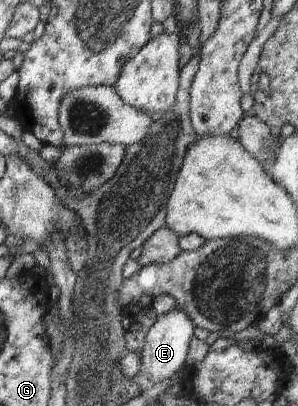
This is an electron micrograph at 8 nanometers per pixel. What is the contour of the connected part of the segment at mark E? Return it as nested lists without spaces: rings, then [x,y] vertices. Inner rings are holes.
[[[178,307],[171,310],[171,312],[167,312],[167,314],[158,315],[155,324],[149,328],[147,336],[145,336],[139,374],[147,378],[149,382],[159,384],[159,382],[169,380],[173,374],[181,368],[183,369],[189,344],[194,337],[194,329],[195,326],[191,322],[191,318],[183,310],[179,310]]]

